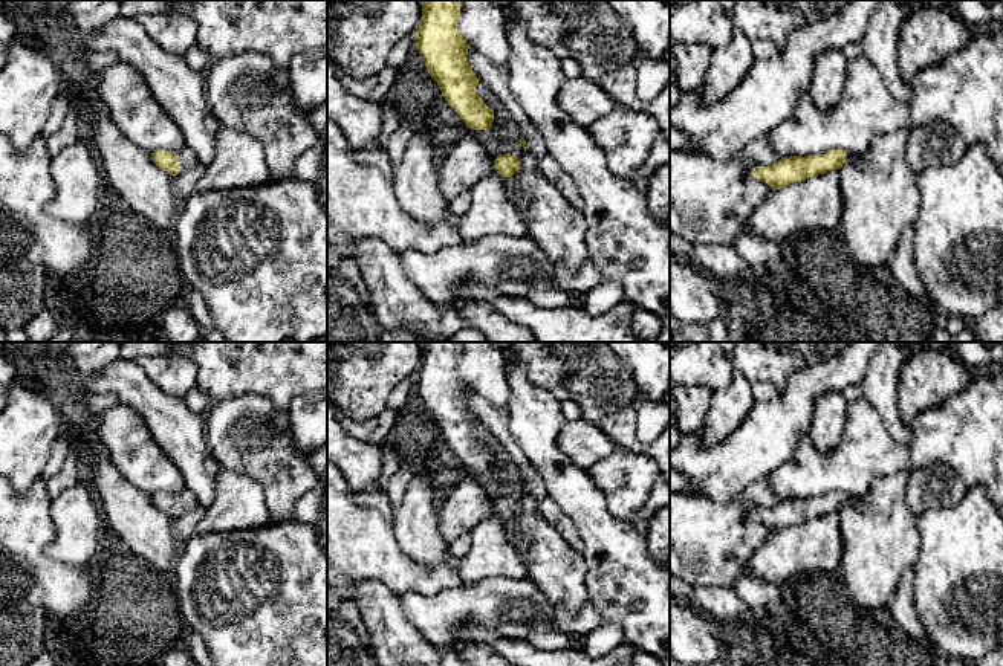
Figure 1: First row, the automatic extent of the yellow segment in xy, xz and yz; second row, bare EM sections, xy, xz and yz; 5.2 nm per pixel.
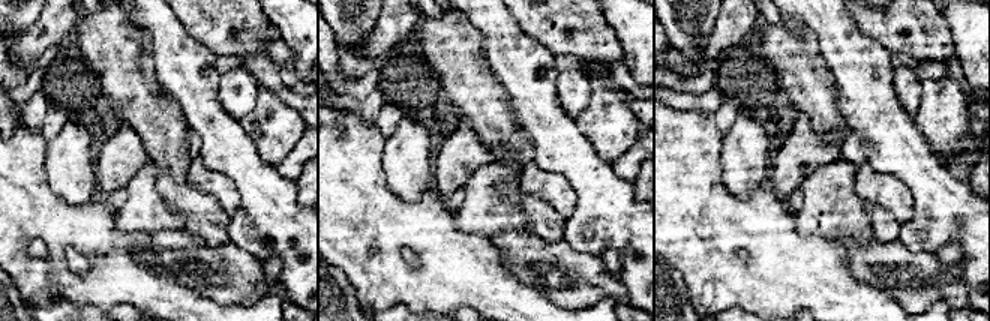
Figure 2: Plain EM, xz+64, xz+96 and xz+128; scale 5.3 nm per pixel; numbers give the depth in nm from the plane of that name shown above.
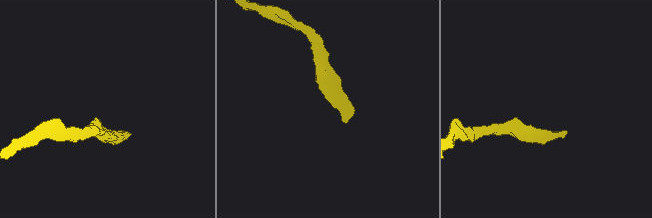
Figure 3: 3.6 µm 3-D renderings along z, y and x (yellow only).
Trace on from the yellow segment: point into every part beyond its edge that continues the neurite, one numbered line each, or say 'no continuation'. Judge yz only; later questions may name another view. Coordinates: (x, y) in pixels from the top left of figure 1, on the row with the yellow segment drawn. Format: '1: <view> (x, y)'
no continuation

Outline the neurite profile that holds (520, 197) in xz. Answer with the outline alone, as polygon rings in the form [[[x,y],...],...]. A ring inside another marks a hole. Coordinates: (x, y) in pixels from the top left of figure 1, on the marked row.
[[[500,176],[503,179],[503,186],[506,196],[511,199],[511,202],[518,208],[520,212],[523,212],[529,203],[529,189],[520,186],[517,191],[511,189],[506,183],[506,177]]]

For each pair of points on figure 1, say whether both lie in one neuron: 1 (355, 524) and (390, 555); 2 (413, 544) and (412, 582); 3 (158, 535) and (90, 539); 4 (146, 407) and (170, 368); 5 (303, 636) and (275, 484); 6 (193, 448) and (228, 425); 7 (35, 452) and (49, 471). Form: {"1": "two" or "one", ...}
{"1": "one", "2": "two", "3": "two", "4": "two", "5": "two", "6": "two", "7": "two"}

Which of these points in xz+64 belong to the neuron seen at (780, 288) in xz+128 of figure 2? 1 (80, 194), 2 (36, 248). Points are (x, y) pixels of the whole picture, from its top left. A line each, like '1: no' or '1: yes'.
1: no
2: no

